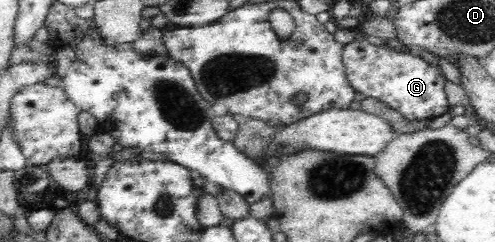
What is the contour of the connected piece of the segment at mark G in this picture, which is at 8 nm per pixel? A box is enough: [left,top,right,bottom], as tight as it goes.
[343,40,448,121]

